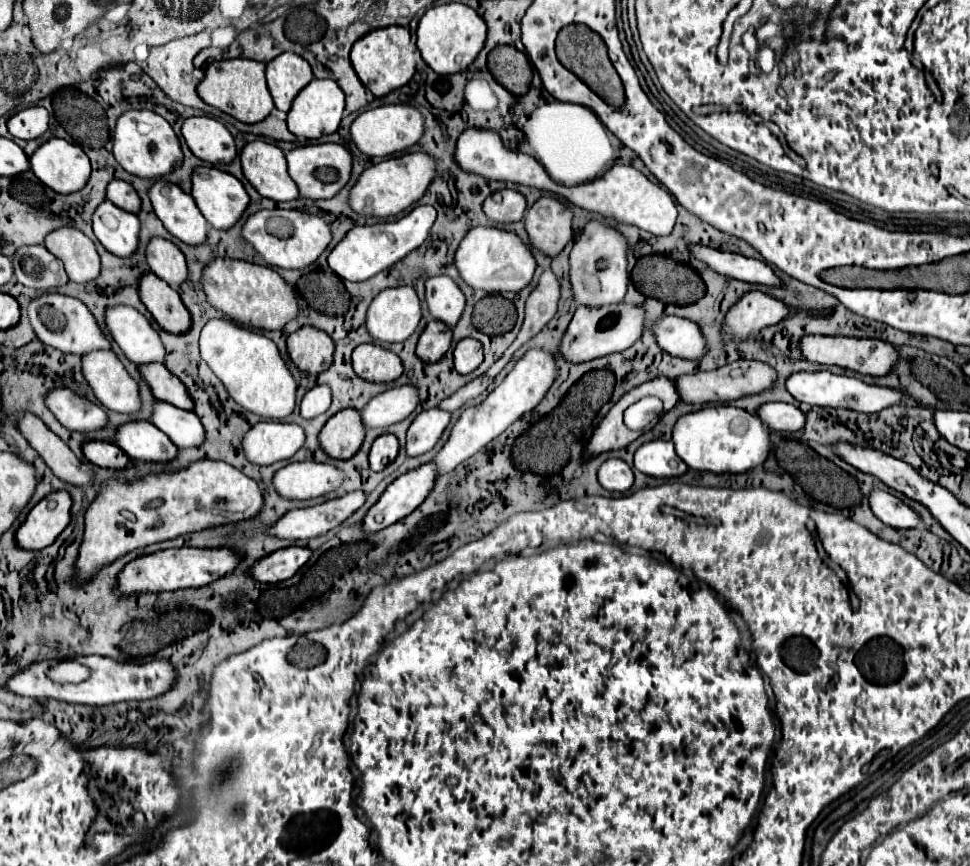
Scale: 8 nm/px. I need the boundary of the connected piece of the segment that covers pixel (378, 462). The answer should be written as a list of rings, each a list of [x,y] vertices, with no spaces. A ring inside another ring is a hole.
[[[385,433],[375,439],[371,453],[369,453],[369,463],[373,471],[383,471],[399,453],[399,441],[393,433]]]

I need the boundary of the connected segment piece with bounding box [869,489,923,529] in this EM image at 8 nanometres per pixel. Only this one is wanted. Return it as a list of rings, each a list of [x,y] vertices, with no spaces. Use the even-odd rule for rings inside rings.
[[[873,491],[869,497],[869,505],[873,513],[887,525],[897,527],[897,529],[911,529],[911,527],[921,527],[921,515],[905,505],[901,499],[887,491]]]

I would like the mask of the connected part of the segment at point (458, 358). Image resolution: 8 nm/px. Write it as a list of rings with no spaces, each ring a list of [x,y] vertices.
[[[461,339],[453,351],[455,355],[455,369],[461,375],[467,375],[471,371],[475,371],[481,361],[483,361],[483,345],[477,339]]]

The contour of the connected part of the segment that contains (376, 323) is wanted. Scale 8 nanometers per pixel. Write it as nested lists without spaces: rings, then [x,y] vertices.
[[[411,285],[381,291],[367,311],[367,331],[383,343],[409,339],[421,321],[421,301]]]

